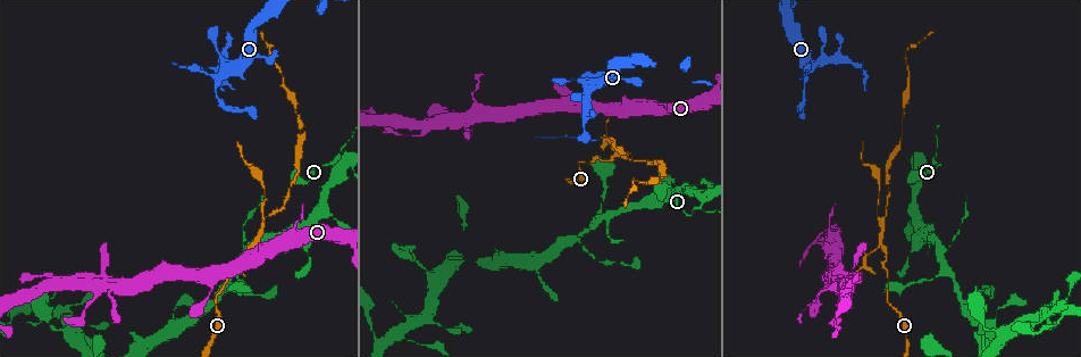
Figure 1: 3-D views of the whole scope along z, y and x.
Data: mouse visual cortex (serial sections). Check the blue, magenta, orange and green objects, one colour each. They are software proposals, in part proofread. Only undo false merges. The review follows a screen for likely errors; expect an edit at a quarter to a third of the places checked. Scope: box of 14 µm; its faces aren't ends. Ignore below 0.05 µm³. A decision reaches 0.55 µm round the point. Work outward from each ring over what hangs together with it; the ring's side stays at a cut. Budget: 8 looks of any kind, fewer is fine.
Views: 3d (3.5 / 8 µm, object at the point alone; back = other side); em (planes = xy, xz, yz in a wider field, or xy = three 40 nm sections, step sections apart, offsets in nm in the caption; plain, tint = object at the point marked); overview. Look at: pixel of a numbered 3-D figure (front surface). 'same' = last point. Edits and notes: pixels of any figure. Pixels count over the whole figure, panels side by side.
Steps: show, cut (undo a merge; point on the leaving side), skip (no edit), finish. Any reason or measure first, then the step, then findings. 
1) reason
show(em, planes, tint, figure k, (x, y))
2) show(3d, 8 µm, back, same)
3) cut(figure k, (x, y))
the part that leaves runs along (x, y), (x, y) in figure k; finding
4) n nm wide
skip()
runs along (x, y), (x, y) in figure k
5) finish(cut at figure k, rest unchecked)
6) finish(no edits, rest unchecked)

a narrow waist
show(3d, 3.5 µm, figure 1, (852, 61))

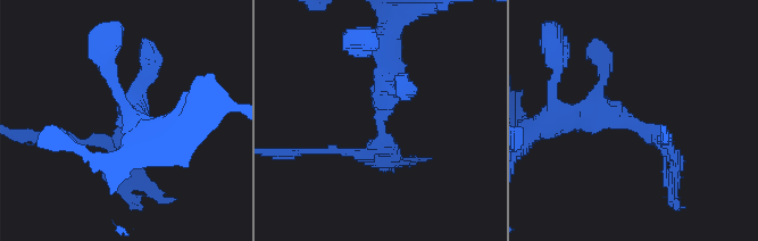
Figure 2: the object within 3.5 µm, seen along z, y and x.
show(em, xy, step 2, tint, figure 2, (641, 124))

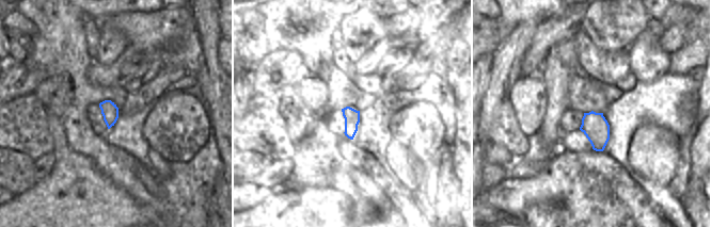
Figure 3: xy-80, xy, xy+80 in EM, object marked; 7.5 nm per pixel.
cut(figure 2, (671, 193))
the part that leaves runs along (667, 150), (680, 210) in figure 2; a second cell is stuck on

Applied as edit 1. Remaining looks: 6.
redraw
show(overview)

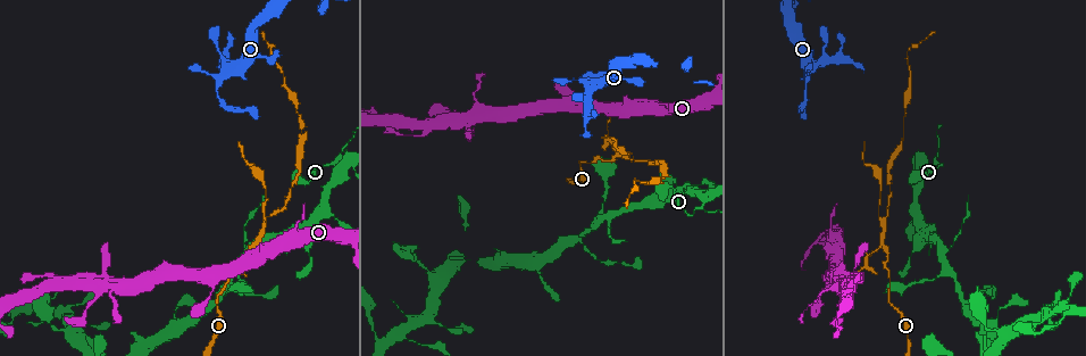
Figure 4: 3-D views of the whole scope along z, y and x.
four-way junction
show(3d, 3.5 µm, figure 4, (343, 167))

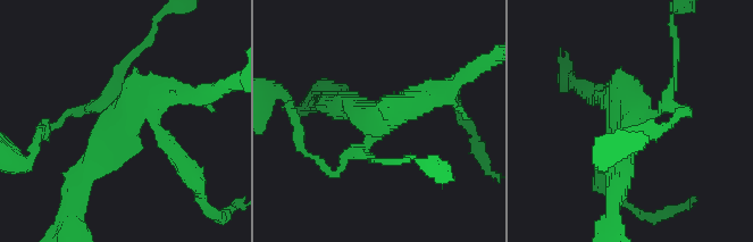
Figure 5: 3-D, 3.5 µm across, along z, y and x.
4 arms; arms of 100, 100, 150, 350 nm; now the EM
show(em, xy, step 2, tint, figure 5, (370, 129))

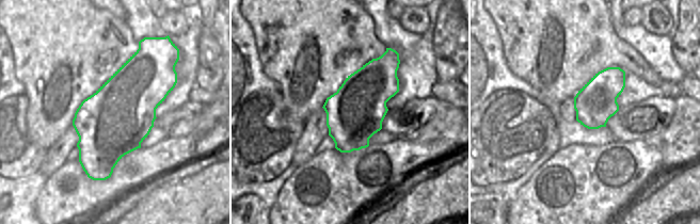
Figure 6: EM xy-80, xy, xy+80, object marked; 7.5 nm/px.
420 nm wide
skip()
runs along (683, 109), (638, 116), (621, 173) in figure 5; one cell here

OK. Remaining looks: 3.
branch point
show(3d, 3.5 µm, figure 4, (963, 300))

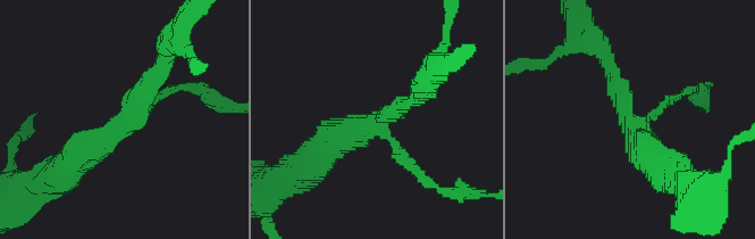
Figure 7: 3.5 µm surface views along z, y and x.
3 arms; arms of 150, 200, 450 nm
show(em, xy, step 2, tint, figure 7, (632, 126))

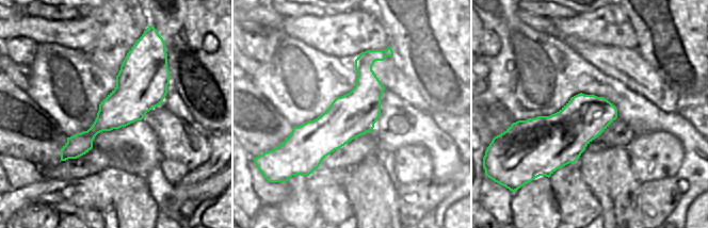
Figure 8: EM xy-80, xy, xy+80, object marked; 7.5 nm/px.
320 nm wide
skip()
runs along (158, 66), (126, 120), (64, 172) in figure 7; continuous, no second cell

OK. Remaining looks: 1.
finish(cut at figure 2, rest unchecked)

